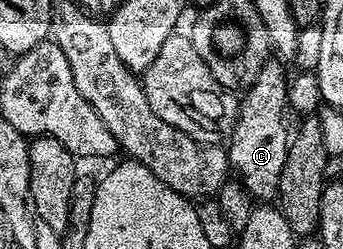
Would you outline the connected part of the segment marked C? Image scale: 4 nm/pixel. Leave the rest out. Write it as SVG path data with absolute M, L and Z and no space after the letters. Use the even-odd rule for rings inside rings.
M267 60L260 68L260 76L251 86L247 86L241 95L238 103L238 119L234 125L234 130L228 139L228 157L233 173L240 179L242 186L254 200L273 199L277 192L278 177L284 169L284 160L288 156L291 140L291 131L286 131L286 114L288 107L286 104L286 87L288 85L288 74L285 74L283 63L277 60Z

